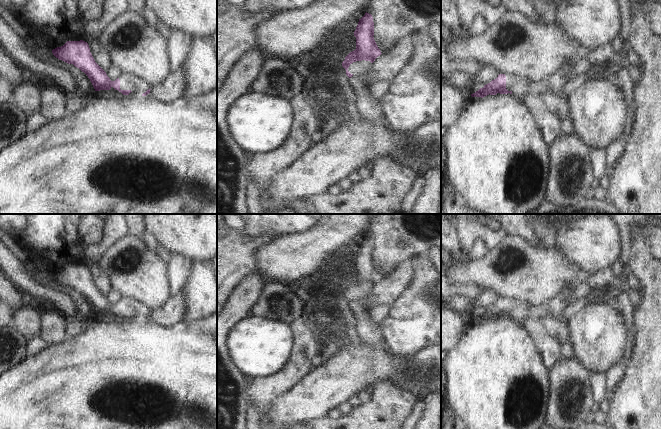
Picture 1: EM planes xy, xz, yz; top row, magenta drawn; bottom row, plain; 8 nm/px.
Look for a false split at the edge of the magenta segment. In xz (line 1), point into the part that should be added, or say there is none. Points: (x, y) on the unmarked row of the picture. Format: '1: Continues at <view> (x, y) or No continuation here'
1: Continues at xz (363, 293)

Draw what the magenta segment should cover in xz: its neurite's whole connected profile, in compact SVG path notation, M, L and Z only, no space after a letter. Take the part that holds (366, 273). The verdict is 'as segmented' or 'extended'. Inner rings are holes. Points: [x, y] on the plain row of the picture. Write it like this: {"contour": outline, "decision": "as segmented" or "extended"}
{"contour": "M366 236L359 243L354 260L356 261L356 273L345 281L342 290L349 302L354 299L367 309L371 309L375 306L373 286L382 278L373 261L374 246L371 238Z", "decision": "extended"}

